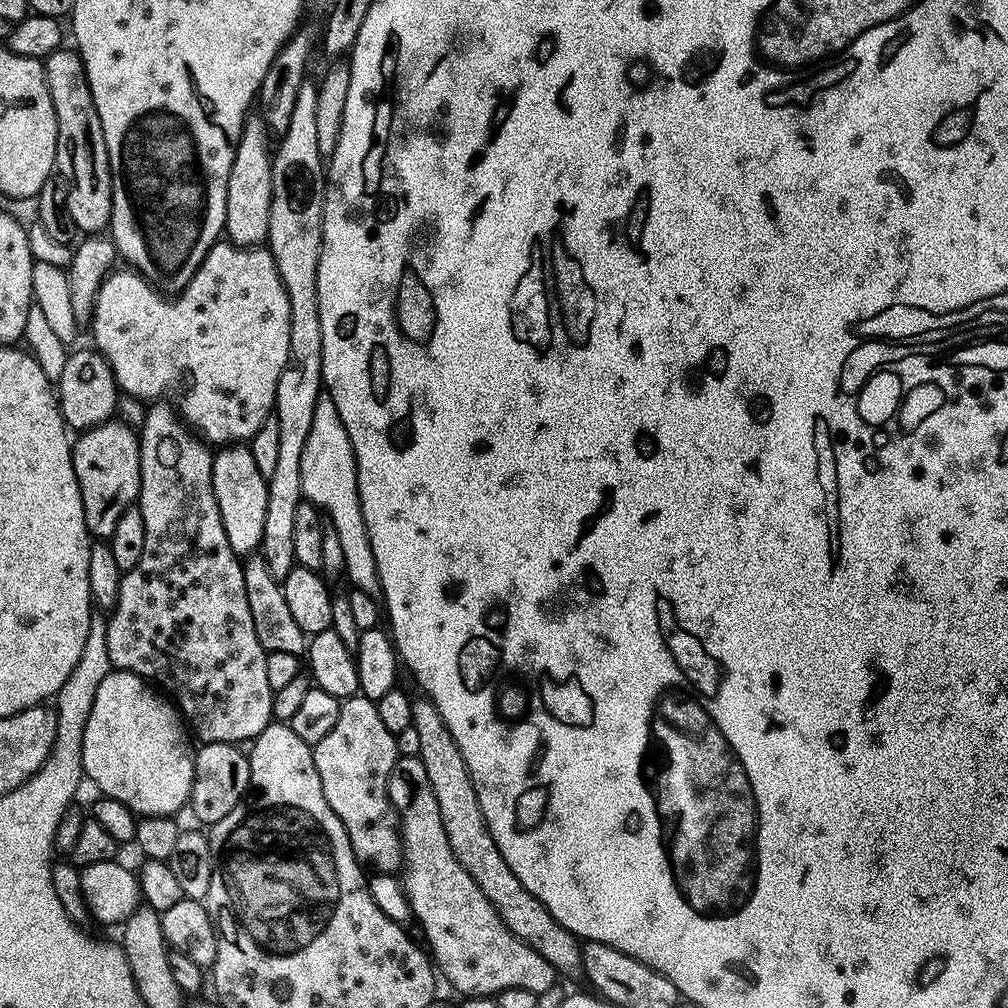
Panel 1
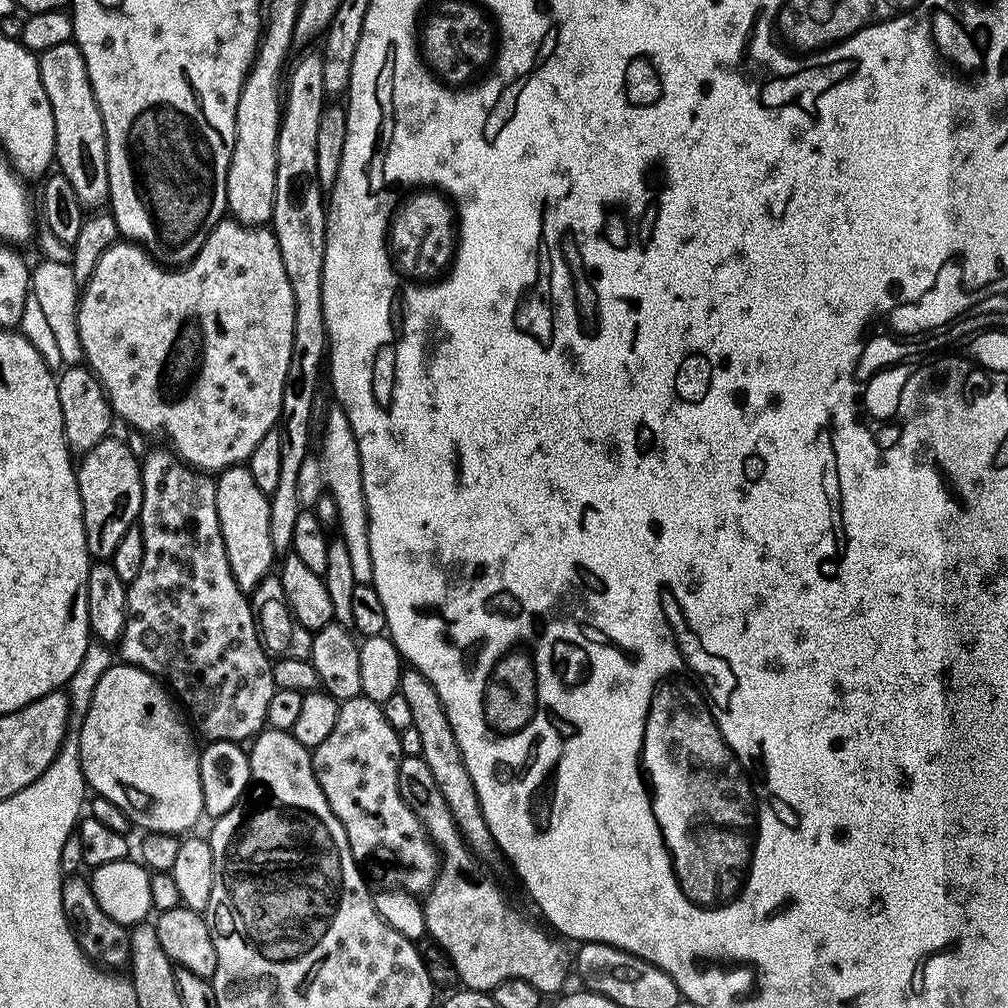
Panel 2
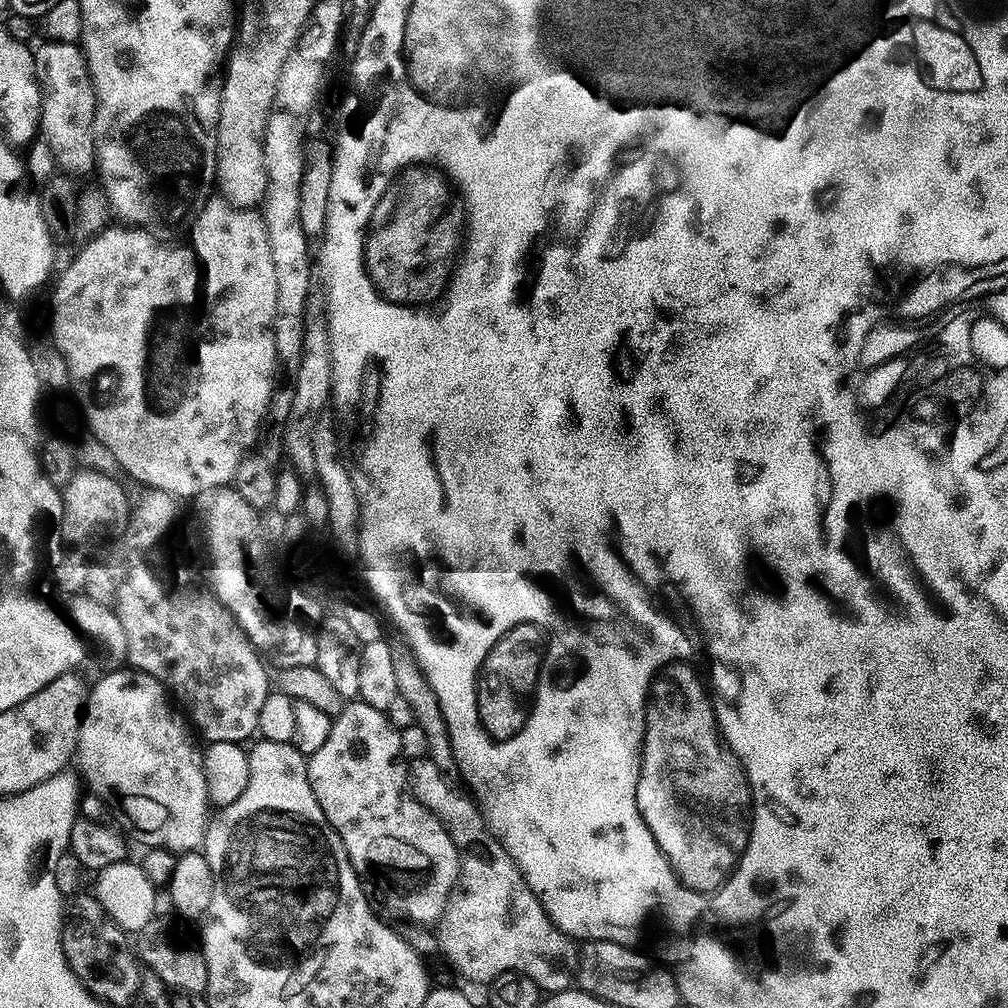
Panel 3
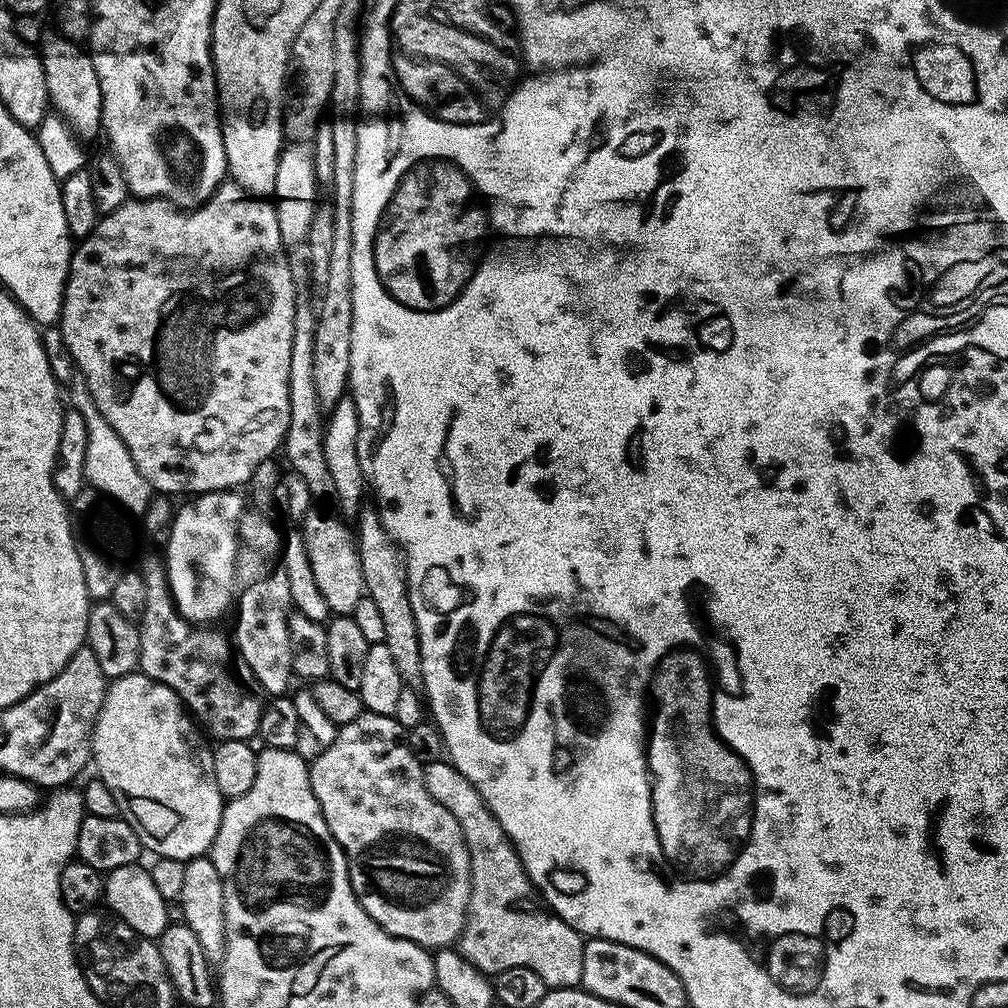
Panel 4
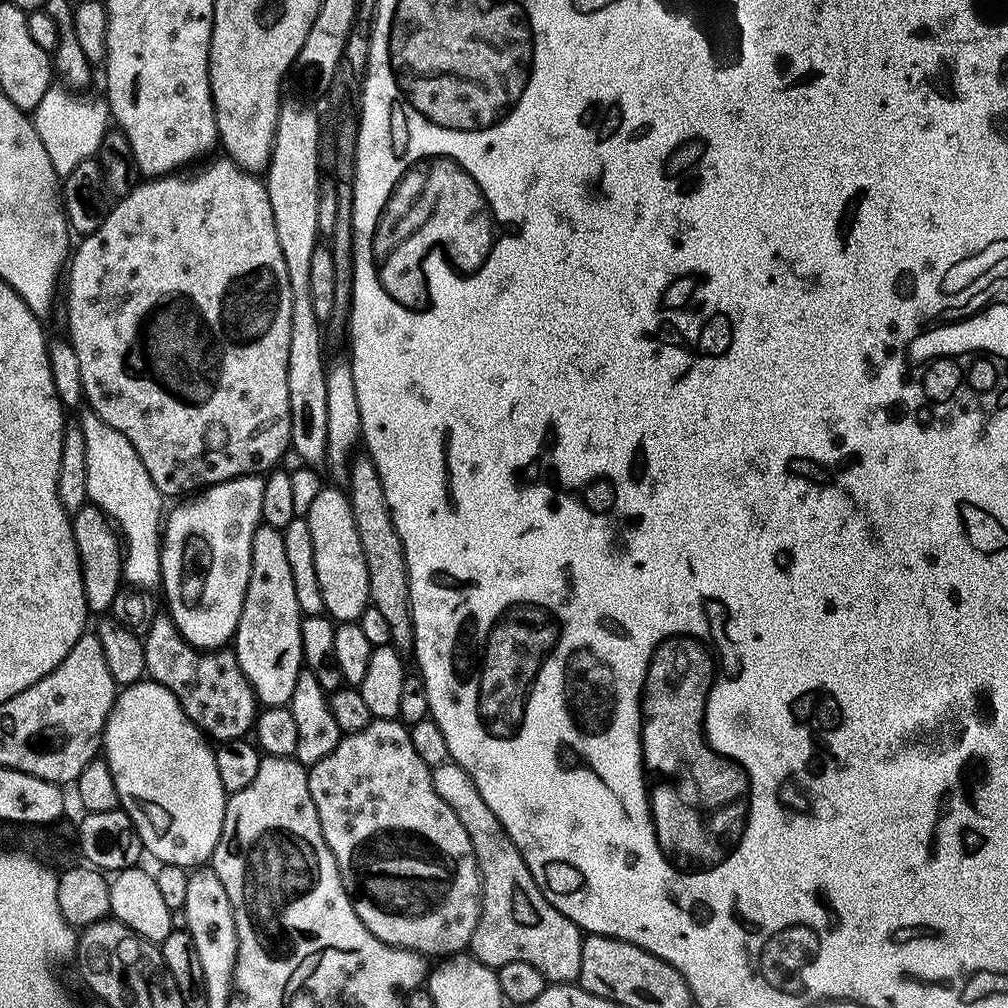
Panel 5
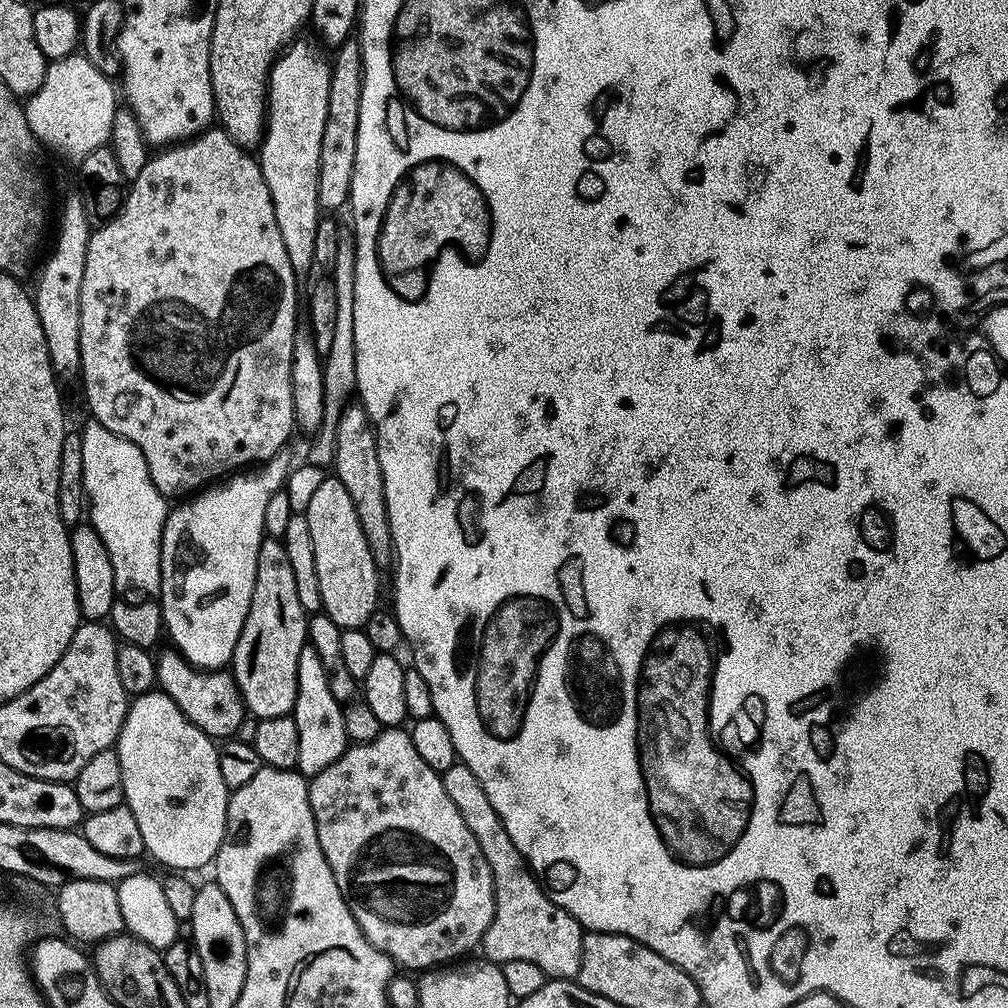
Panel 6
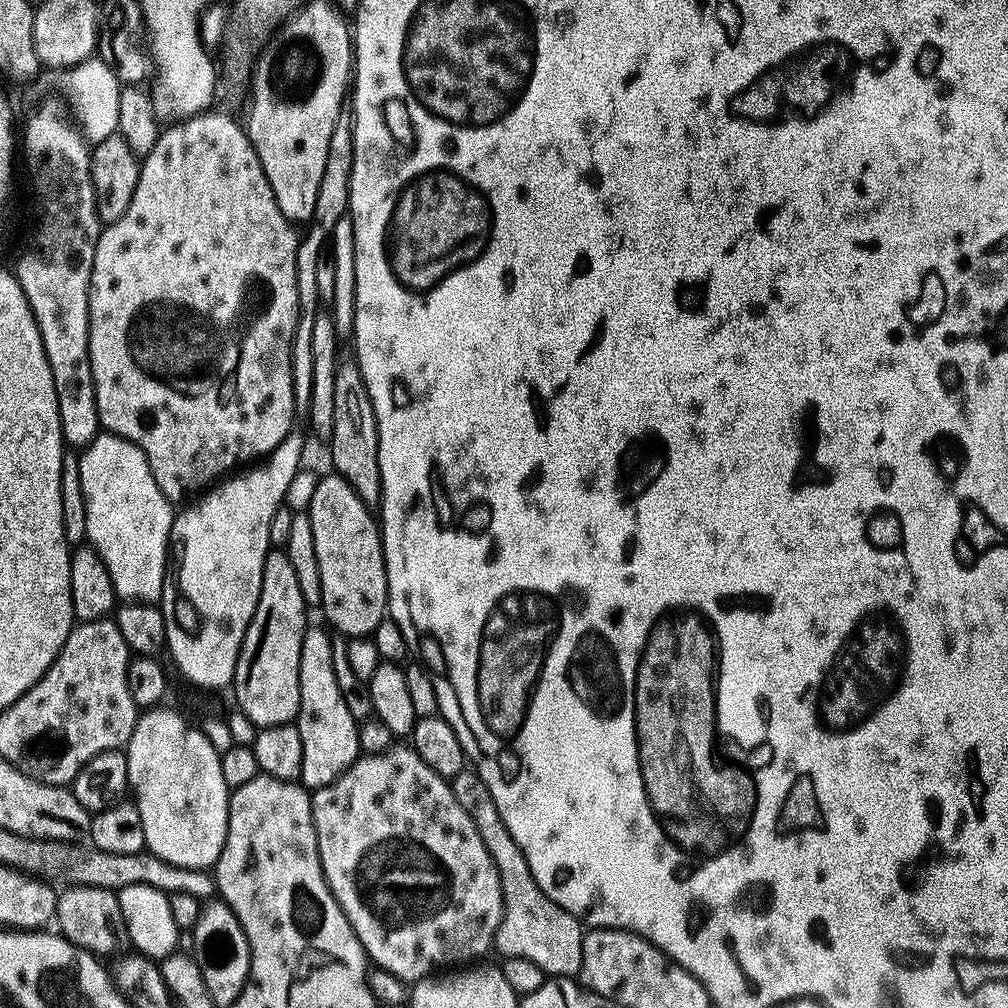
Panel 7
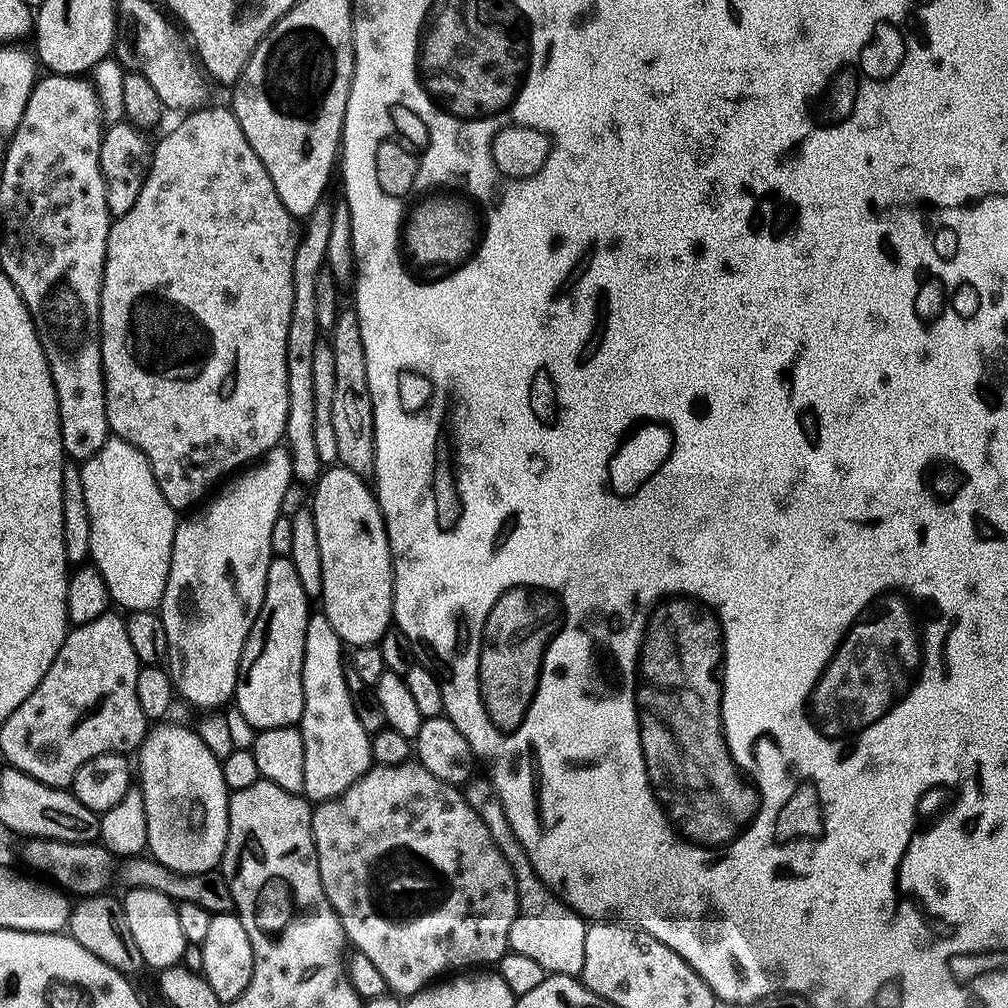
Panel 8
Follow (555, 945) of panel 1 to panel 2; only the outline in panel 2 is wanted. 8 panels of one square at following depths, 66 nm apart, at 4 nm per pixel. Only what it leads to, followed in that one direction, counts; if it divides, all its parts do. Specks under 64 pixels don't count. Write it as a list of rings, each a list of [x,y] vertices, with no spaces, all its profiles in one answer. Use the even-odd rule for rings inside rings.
[[[408,666],[400,673],[400,691],[402,698],[410,706],[412,728],[418,730],[422,741],[422,754],[420,757],[430,766],[430,774],[434,774],[434,782],[442,791],[446,804],[454,816],[455,824],[463,834],[469,851],[479,861],[492,862],[500,860],[502,853],[494,842],[490,828],[486,824],[485,815],[482,814],[481,804],[478,802],[477,791],[470,779],[470,770],[466,770],[466,762],[462,758],[462,750],[458,746],[458,738],[454,738],[454,730],[450,726],[450,718],[446,718],[446,710],[442,706],[442,698],[438,698],[438,690],[430,686],[430,682],[419,670]]]

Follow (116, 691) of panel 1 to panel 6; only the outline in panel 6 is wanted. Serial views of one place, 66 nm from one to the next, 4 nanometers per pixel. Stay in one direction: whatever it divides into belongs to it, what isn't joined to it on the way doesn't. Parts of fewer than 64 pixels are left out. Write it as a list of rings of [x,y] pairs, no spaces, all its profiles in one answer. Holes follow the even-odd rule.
[[[151,690],[144,694],[137,695],[128,707],[127,716],[123,722],[119,738],[114,746],[119,758],[119,766],[122,769],[122,786],[124,787],[124,798],[128,809],[134,814],[138,821],[138,830],[142,830],[142,842],[147,855],[153,856],[160,864],[165,864],[168,870],[188,870],[184,868],[200,868],[203,864],[211,865],[216,859],[216,851],[220,848],[220,843],[226,830],[226,814],[228,813],[228,798],[230,789],[222,782],[222,772],[219,769],[218,758],[219,747],[217,743],[208,736],[200,727],[194,726],[188,718],[178,709],[177,704],[165,692]]]

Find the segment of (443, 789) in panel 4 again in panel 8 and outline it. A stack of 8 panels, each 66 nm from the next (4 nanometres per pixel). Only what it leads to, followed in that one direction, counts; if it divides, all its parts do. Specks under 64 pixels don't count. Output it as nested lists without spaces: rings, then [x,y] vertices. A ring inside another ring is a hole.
[[[480,774],[473,775],[472,779],[463,785],[462,791],[470,810],[474,810],[474,814],[482,818],[486,830],[490,830],[502,858],[506,858],[514,876],[518,911],[514,918],[514,926],[510,930],[509,949],[534,958],[534,962],[539,962],[549,974],[579,977],[582,962],[586,958],[588,924],[585,917],[573,912],[555,892],[551,892],[541,882],[540,875],[534,870],[522,842],[518,842],[506,818],[506,810],[494,790],[492,781]]]

